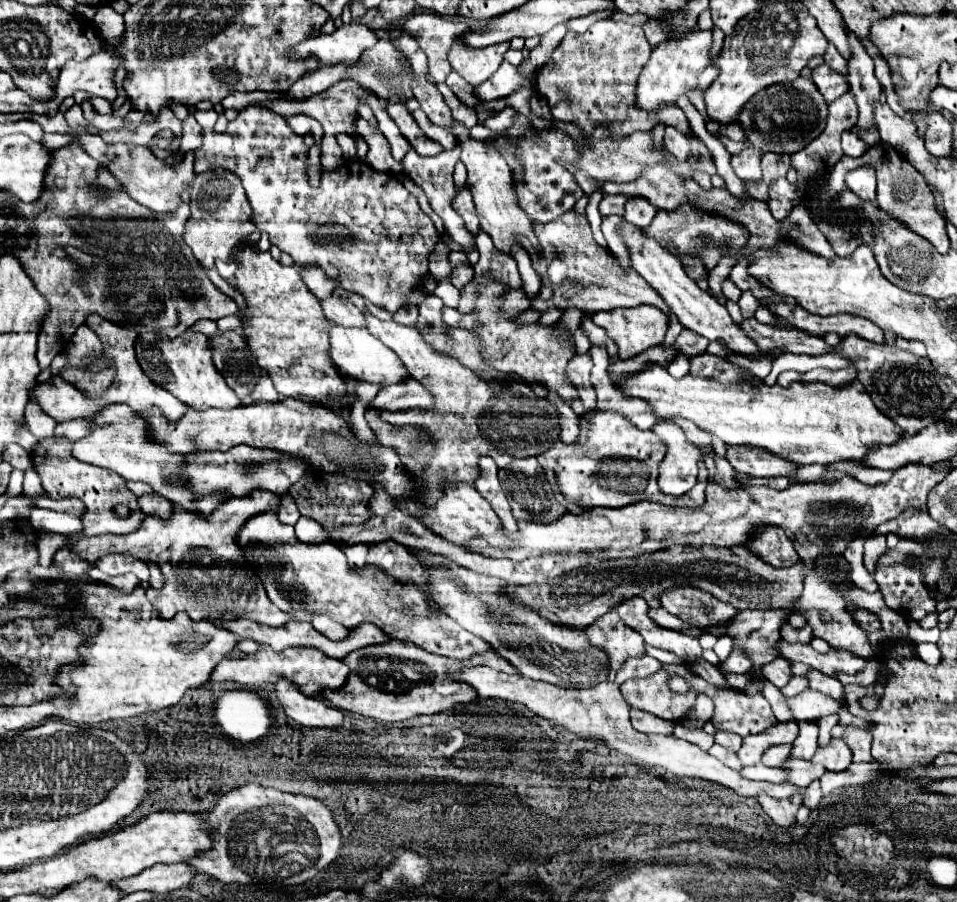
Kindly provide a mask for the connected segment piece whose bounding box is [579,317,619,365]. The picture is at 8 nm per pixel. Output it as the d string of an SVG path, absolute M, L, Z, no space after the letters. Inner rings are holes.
M583 317L579 327L587 333L587 337L589 337L589 341L591 341L591 347L601 345L601 347L605 347L605 349L607 349L610 365L614 364L614 362L619 359L617 345L607 337L607 333L603 331L603 327L599 327L599 325L595 325L595 323L591 321L591 317Z

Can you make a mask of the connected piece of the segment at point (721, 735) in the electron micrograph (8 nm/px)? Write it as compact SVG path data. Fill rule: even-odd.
M718 730L714 738L716 743L735 753L742 746L742 737L730 731Z

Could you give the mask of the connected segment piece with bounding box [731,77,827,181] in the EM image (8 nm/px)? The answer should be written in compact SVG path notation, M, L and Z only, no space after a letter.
M797 77L795 81L775 83L765 87L763 91L753 95L753 99L743 107L737 119L747 131L751 147L731 157L733 171L743 181L759 181L761 179L759 159L763 151L773 151L773 153L801 151L823 131L825 119L827 119L827 103L811 79Z

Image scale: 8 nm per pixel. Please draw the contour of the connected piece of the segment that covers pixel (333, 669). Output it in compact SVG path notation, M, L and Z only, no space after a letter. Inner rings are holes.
M263 645L255 655L251 655L251 659L239 659L239 661L223 659L215 667L215 677L211 683L237 681L237 685L245 685L245 681L273 681L273 675L287 675L289 681L293 681L303 693L313 695L323 687L339 689L345 683L347 673L349 673L349 669L341 661L329 659L329 657L325 657L325 653L321 653L317 649L291 647L291 649L275 653L275 651L267 651L267 645Z

